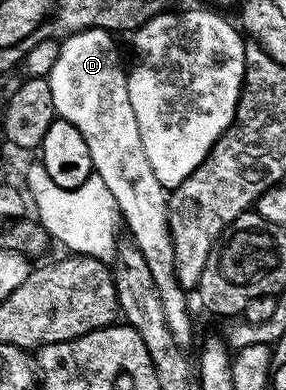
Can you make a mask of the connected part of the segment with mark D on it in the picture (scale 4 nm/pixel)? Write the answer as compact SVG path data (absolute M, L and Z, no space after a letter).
M86 28L74 32L59 44L57 60L46 76L50 85L50 97L54 97L54 109L59 118L70 121L78 133L86 140L86 149L90 149L90 161L95 175L106 181L106 189L114 197L120 210L120 217L127 234L142 249L142 257L146 257L146 265L150 265L150 273L154 273L154 281L162 297L162 309L166 309L166 325L170 325L170 333L174 333L174 341L188 345L192 339L192 319L188 316L188 299L185 288L176 282L174 269L174 245L168 232L168 197L169 192L154 177L154 169L150 169L150 161L146 157L146 149L142 149L142 137L138 133L138 121L134 117L134 105L130 105L128 77L125 64L120 64L120 51L116 48L113 32L102 28Z

